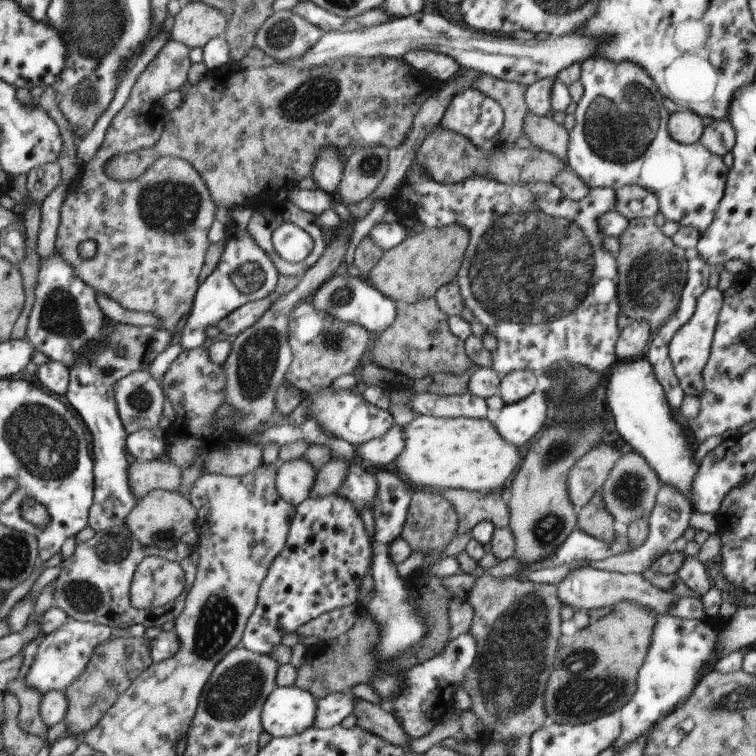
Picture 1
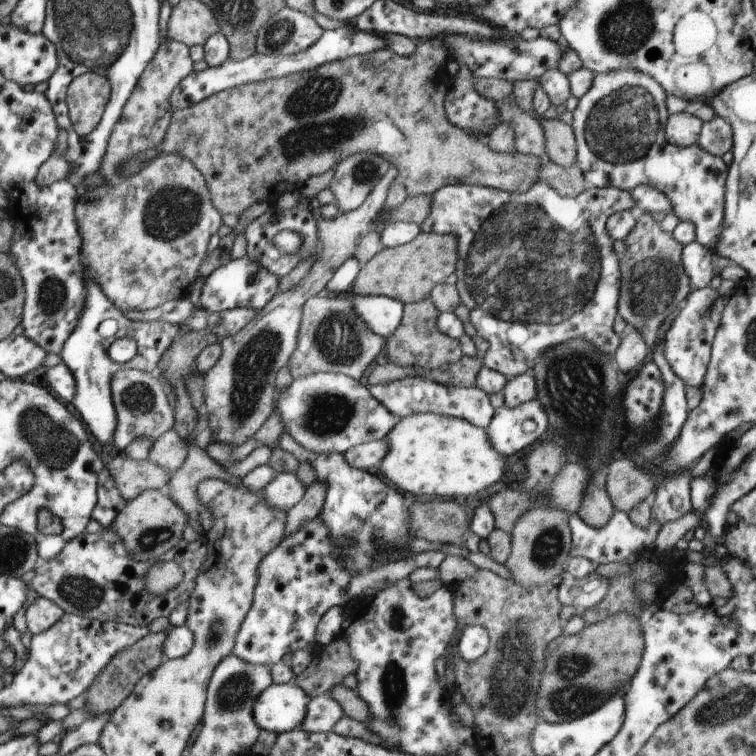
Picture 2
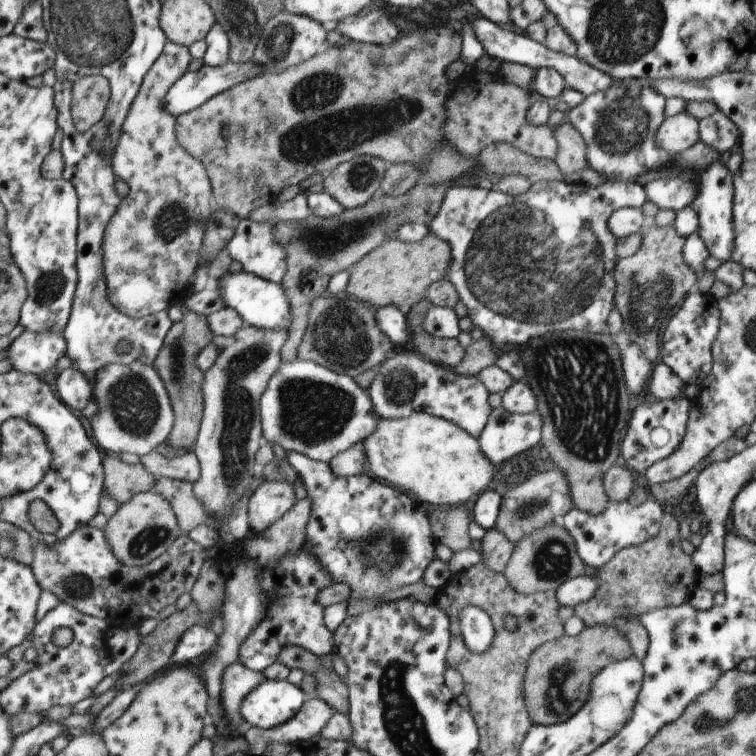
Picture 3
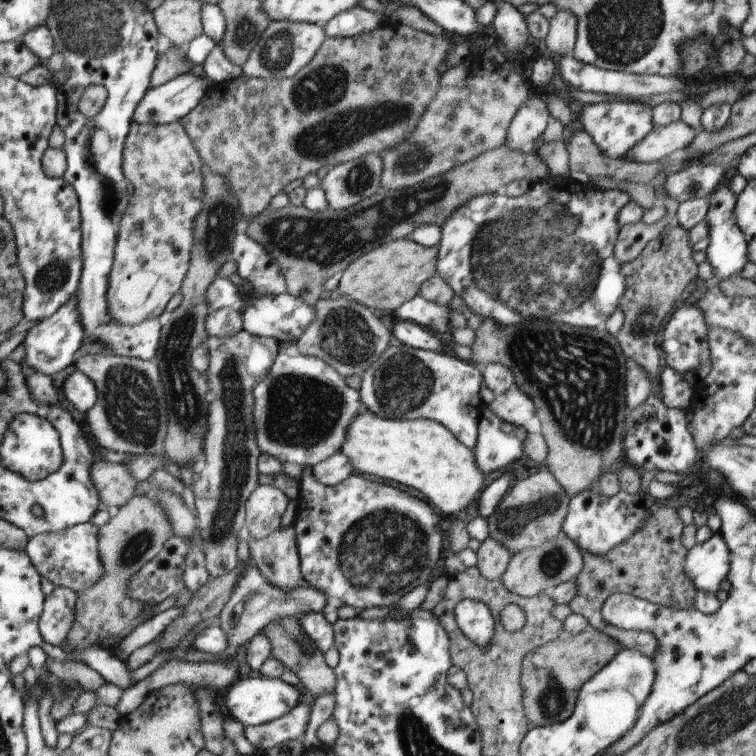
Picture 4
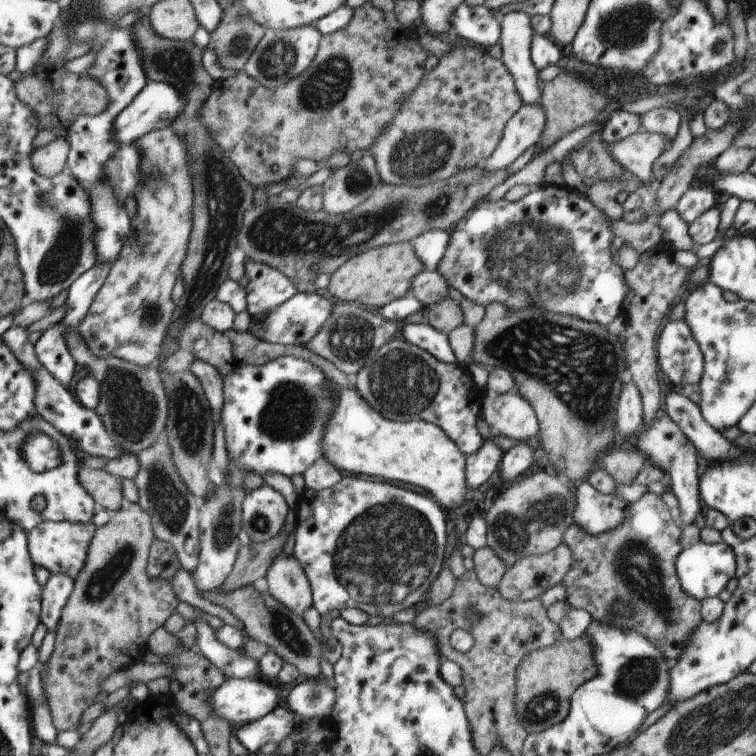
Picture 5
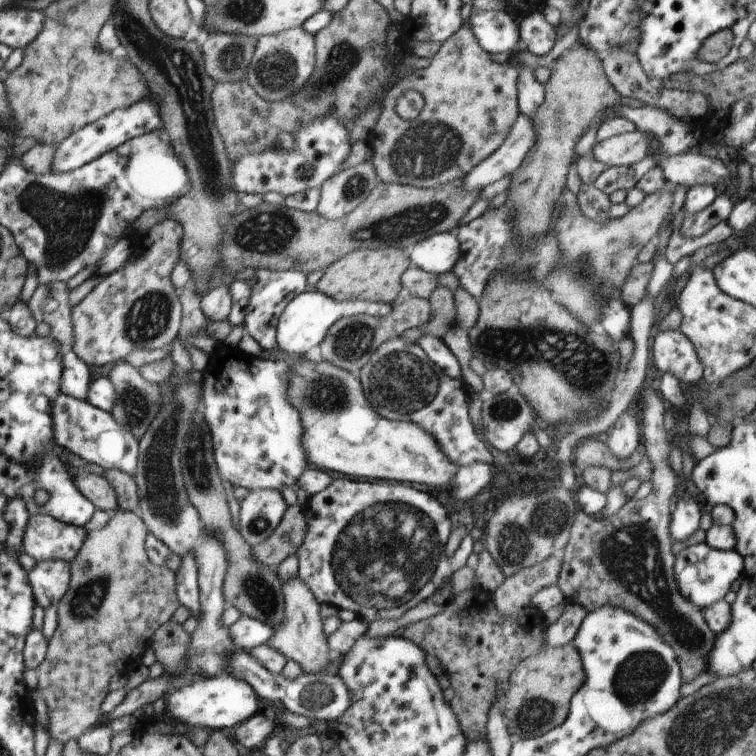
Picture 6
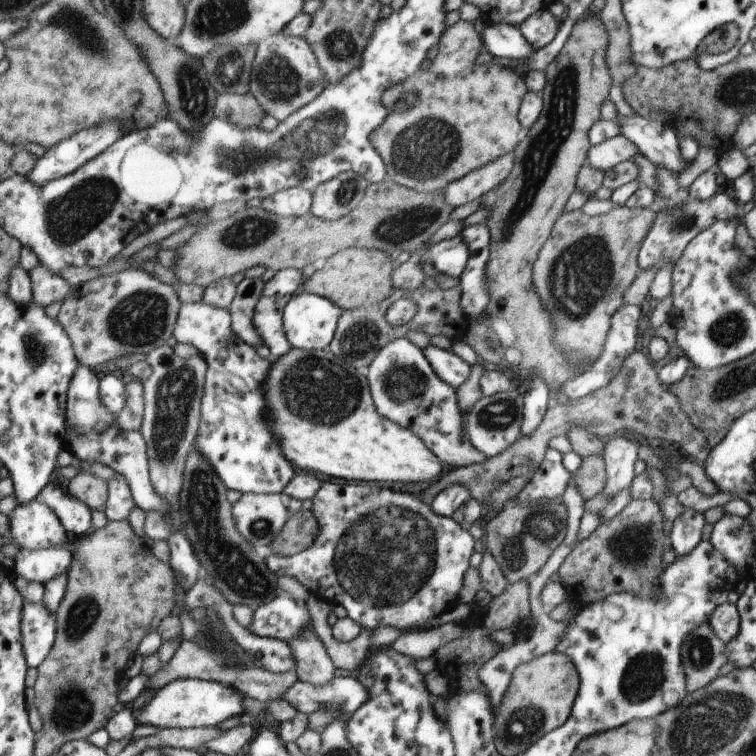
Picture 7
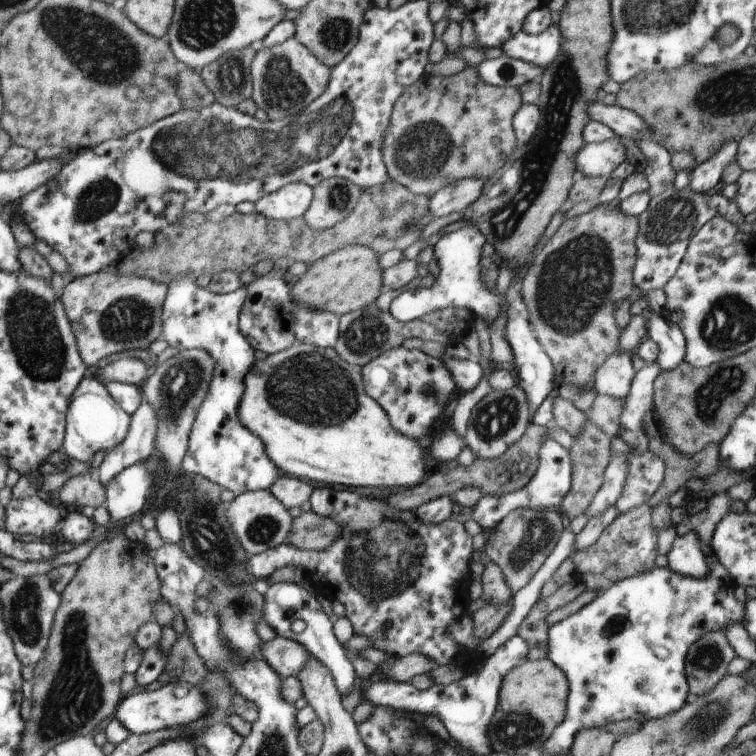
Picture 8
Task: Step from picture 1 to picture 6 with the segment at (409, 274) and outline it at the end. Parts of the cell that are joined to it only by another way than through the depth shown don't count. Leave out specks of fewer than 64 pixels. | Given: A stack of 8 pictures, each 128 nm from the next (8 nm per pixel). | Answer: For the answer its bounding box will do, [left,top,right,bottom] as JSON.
[316,246,410,303]

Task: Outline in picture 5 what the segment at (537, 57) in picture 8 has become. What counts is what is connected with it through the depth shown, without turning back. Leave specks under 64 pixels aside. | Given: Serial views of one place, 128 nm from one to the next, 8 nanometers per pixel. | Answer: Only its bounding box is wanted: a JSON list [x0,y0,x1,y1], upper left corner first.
[450,2,502,49]

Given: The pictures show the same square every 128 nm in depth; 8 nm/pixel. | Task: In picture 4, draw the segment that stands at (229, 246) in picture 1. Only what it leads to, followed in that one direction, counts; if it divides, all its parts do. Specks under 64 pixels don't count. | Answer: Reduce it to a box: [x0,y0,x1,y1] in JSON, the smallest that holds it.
[238,282,316,342]

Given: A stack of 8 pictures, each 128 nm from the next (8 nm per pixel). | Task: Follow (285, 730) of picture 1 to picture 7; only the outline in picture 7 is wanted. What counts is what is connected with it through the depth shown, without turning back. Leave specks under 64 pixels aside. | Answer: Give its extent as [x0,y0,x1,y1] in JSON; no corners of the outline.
[131,679,244,729]

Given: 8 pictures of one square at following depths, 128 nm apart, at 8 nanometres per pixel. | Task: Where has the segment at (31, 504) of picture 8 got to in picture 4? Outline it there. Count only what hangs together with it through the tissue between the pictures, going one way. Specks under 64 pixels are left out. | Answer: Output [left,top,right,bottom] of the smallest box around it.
[25,522,104,595]

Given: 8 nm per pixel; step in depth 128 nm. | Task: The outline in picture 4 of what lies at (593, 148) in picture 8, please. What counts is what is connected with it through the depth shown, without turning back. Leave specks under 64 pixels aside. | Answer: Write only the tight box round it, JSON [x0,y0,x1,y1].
[626,120,696,162]

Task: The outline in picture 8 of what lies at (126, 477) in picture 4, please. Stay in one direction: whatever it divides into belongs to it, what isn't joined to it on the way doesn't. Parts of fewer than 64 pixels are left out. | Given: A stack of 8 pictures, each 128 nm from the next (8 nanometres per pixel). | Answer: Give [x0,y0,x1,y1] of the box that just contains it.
[60,474,105,511]

